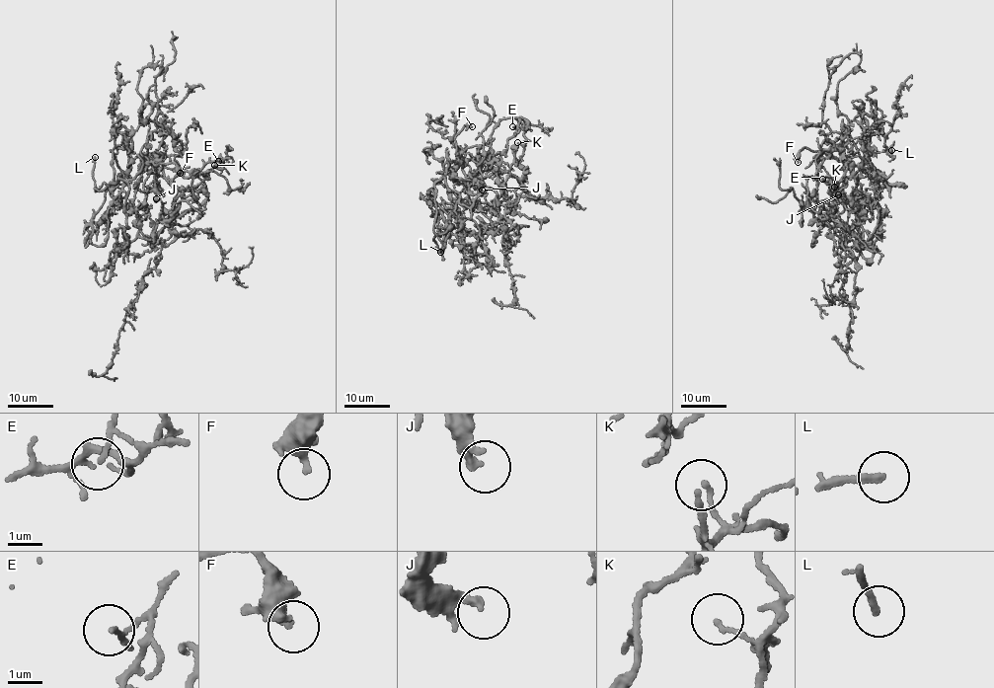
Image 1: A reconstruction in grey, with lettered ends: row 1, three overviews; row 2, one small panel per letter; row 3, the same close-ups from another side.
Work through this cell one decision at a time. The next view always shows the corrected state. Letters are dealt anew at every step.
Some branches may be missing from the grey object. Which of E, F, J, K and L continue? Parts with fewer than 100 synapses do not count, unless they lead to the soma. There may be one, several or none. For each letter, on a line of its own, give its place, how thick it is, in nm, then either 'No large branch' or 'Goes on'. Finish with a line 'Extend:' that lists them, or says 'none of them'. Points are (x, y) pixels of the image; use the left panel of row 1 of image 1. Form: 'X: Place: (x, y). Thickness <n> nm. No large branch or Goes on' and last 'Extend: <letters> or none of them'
E: Place: (218, 161). Thickness 90 nm. No large branch
F: Place: (180, 173). Thickness 260 nm. No large branch
J: Place: (156, 198). Thickness 240 nm. No large branch
K: Place: (214, 165). Thickness 120 nm. No large branch
L: Place: (95, 157). Thickness 200 nm. Goes on
Extend: L

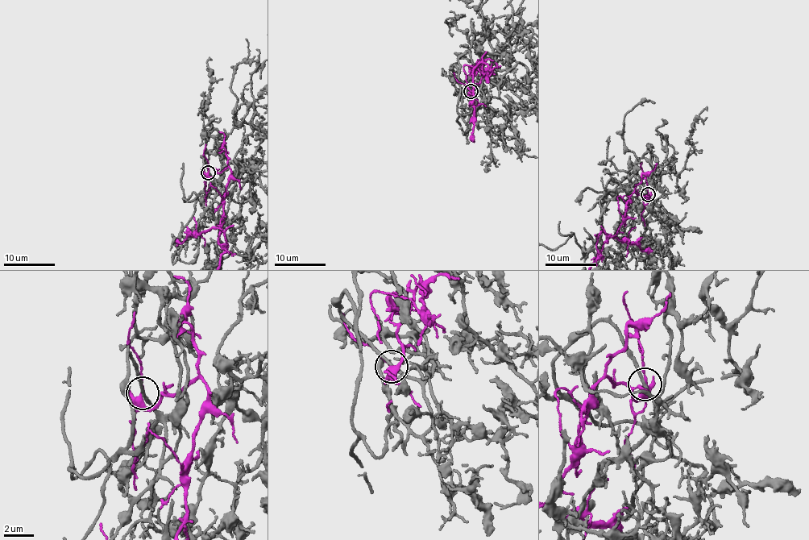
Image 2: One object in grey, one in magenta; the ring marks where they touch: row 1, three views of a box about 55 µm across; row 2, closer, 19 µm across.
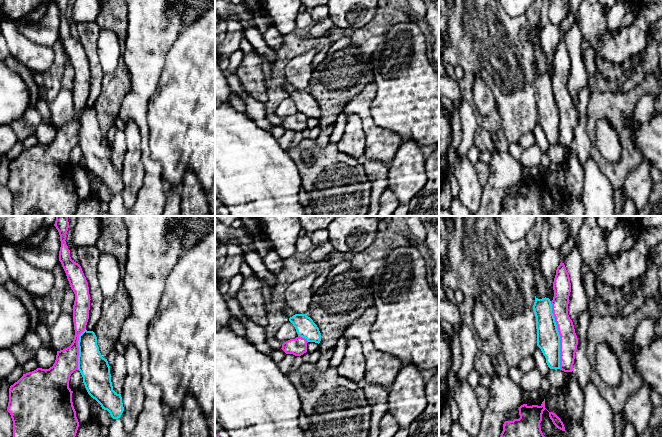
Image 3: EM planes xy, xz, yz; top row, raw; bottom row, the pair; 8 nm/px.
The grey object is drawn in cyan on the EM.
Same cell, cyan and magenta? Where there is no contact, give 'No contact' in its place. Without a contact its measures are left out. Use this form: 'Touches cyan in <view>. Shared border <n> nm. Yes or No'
Touches cyan in yz. Shared border 550 nm. No

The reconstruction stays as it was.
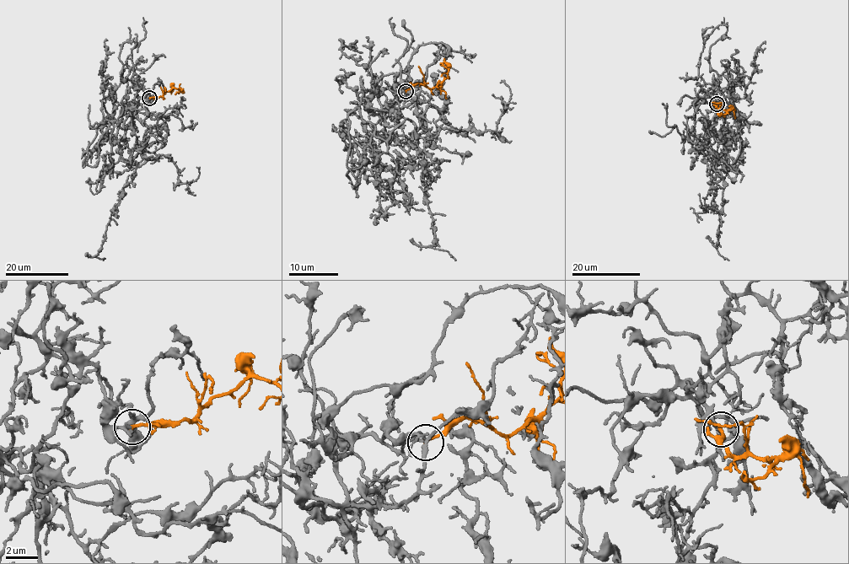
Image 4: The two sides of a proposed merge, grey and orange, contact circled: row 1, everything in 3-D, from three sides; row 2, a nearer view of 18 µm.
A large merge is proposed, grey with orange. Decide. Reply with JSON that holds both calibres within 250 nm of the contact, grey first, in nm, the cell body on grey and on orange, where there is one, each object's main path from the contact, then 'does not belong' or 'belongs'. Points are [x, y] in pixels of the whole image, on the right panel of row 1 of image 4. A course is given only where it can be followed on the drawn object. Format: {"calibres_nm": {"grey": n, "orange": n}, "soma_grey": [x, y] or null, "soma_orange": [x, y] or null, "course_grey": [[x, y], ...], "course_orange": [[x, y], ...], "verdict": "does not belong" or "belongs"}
{"calibres_nm": {"grey": 140, "orange": 200}, "soma_grey": null, "soma_orange": null, "course_grey": [[716, 104], [717, 87], [713, 102], [700, 89], [690, 132], [716, 190], [716, 247], [728, 260]], "course_orange": [[717, 104], [717, 109], [728, 110], [726, 114], [719, 111], [721, 105]], "verdict": "belongs"}

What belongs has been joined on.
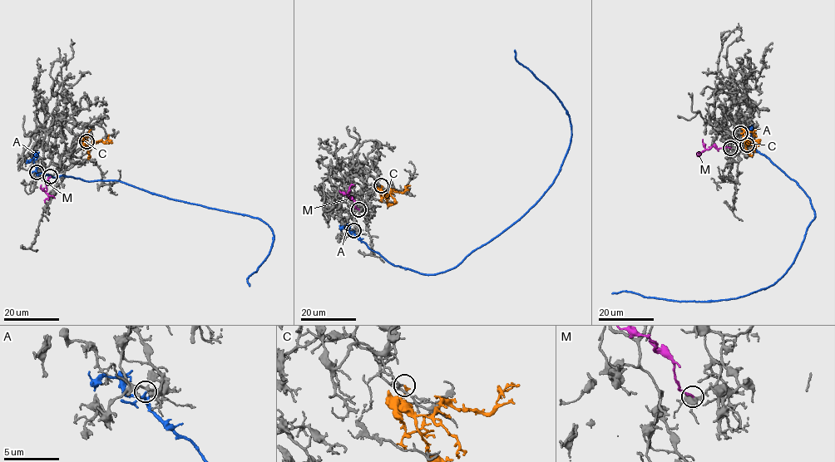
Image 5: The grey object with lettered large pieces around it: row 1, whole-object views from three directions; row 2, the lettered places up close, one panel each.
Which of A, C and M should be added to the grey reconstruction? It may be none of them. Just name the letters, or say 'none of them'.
M

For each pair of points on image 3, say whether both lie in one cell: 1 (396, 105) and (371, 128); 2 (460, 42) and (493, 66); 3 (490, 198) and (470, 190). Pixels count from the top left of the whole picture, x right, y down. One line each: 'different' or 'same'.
1: different
2: same
3: different

